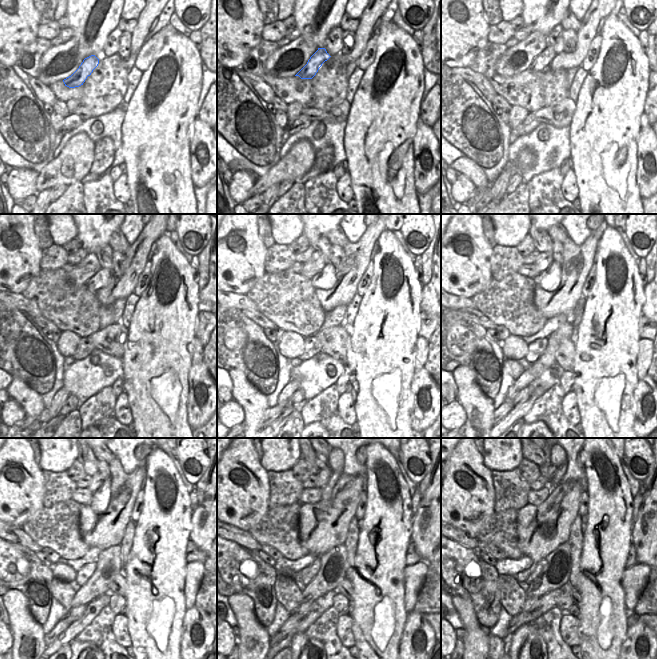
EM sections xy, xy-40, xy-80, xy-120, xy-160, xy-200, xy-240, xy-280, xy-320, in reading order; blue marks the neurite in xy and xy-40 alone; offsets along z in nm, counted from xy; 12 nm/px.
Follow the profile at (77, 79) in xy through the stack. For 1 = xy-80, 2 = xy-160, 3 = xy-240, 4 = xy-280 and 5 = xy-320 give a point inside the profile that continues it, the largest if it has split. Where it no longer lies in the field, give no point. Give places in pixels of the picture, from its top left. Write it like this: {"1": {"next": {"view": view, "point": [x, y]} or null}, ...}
{"1": {"next": {"view": "xy-80", "point": [543, 60]}}, "2": {"next": {"view": "xy-160", "point": [326, 278]}}, "3": {"next": {"view": "xy-240", "point": [100, 499]}}, "4": {"next": {"view": "xy-280", "point": [327, 489]}}, "5": {"next": {"view": "xy-320", "point": [560, 470]}}}

